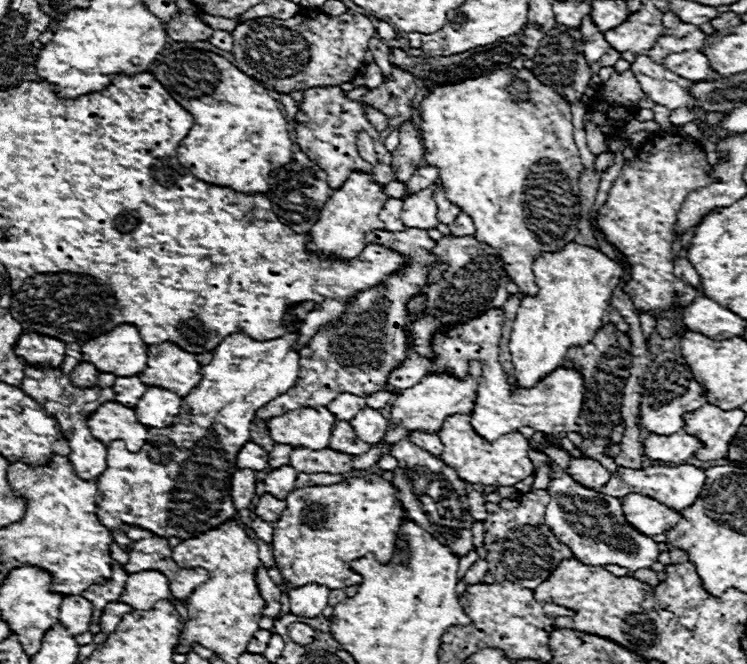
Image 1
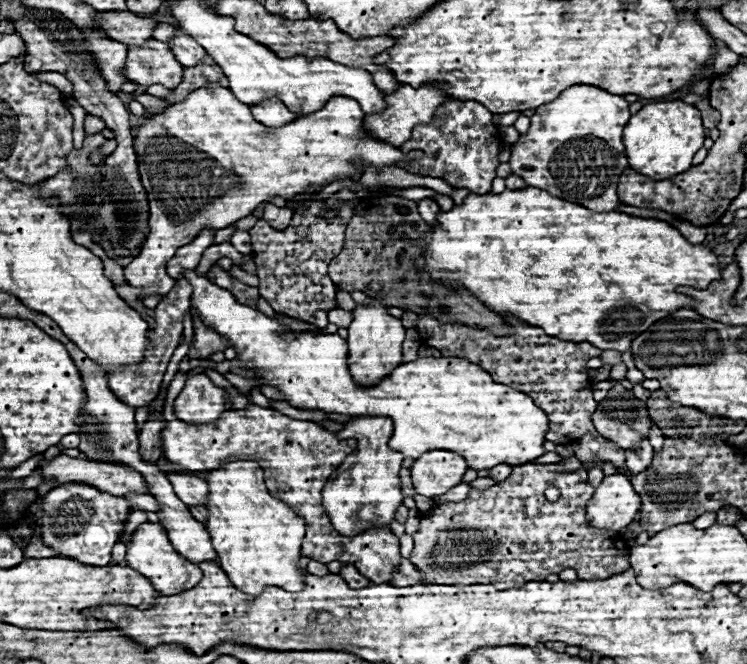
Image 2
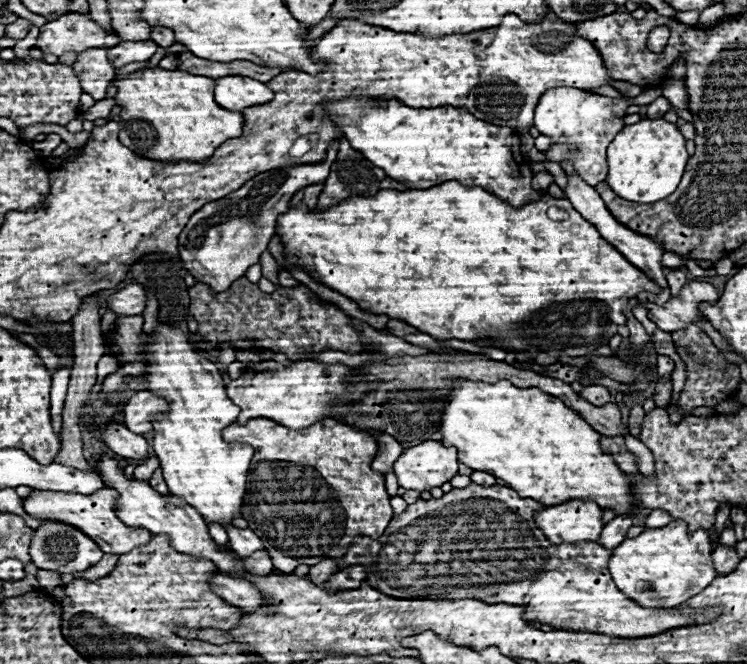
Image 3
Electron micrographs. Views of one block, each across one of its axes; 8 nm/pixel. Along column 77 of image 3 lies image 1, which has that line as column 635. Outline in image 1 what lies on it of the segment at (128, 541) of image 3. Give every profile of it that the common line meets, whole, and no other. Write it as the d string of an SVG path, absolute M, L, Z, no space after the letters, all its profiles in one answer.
M628 494L622 498L622 508L626 520L642 534L656 536L674 528L682 514L674 508L664 508L658 500L642 494Z

